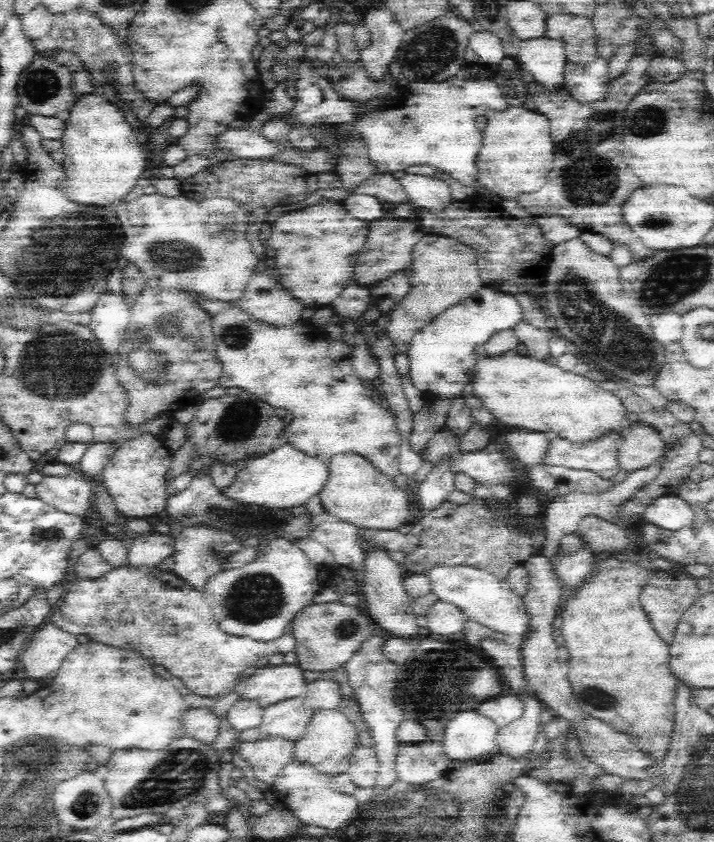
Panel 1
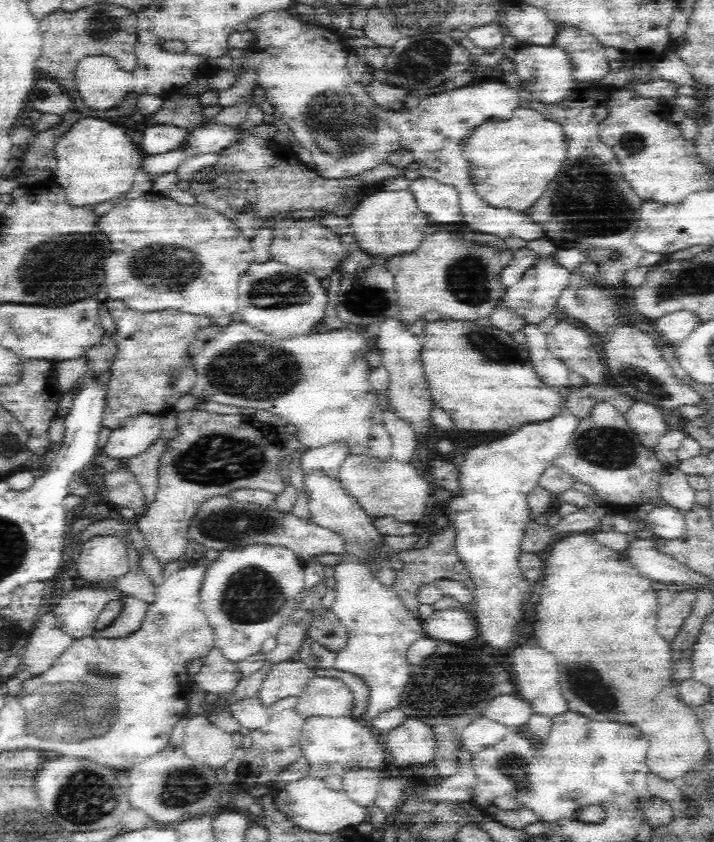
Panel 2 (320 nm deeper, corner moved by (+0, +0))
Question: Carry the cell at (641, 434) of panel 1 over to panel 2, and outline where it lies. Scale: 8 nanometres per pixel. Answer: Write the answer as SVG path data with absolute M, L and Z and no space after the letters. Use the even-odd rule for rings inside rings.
M638 401L623 416L628 427L638 436L640 444L654 449L660 439L670 430L666 426L663 413L663 410L652 404Z

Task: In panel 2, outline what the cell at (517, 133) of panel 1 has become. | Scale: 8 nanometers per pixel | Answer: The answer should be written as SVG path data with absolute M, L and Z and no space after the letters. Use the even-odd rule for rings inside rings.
M514 110L514 116L504 122L486 122L476 128L465 142L465 155L472 165L474 184L490 206L526 210L530 208L558 176L566 158L566 142L562 126L550 122L537 110Z

